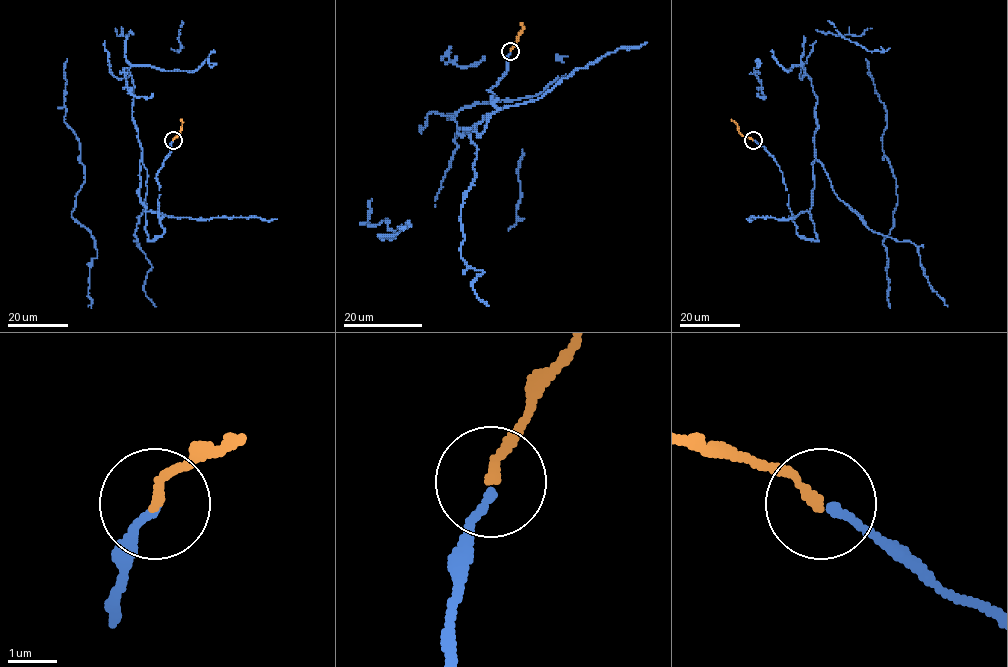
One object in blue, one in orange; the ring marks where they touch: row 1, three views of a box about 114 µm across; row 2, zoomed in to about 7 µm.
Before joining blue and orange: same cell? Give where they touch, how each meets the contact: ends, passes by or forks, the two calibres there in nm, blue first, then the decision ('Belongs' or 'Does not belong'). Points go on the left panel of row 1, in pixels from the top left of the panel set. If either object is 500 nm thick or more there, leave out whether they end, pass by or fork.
Place: (173, 140). At the ring blue ends. At the ring orange ends. Thickness 160 nm (blue) against 180 nm. Belongs

